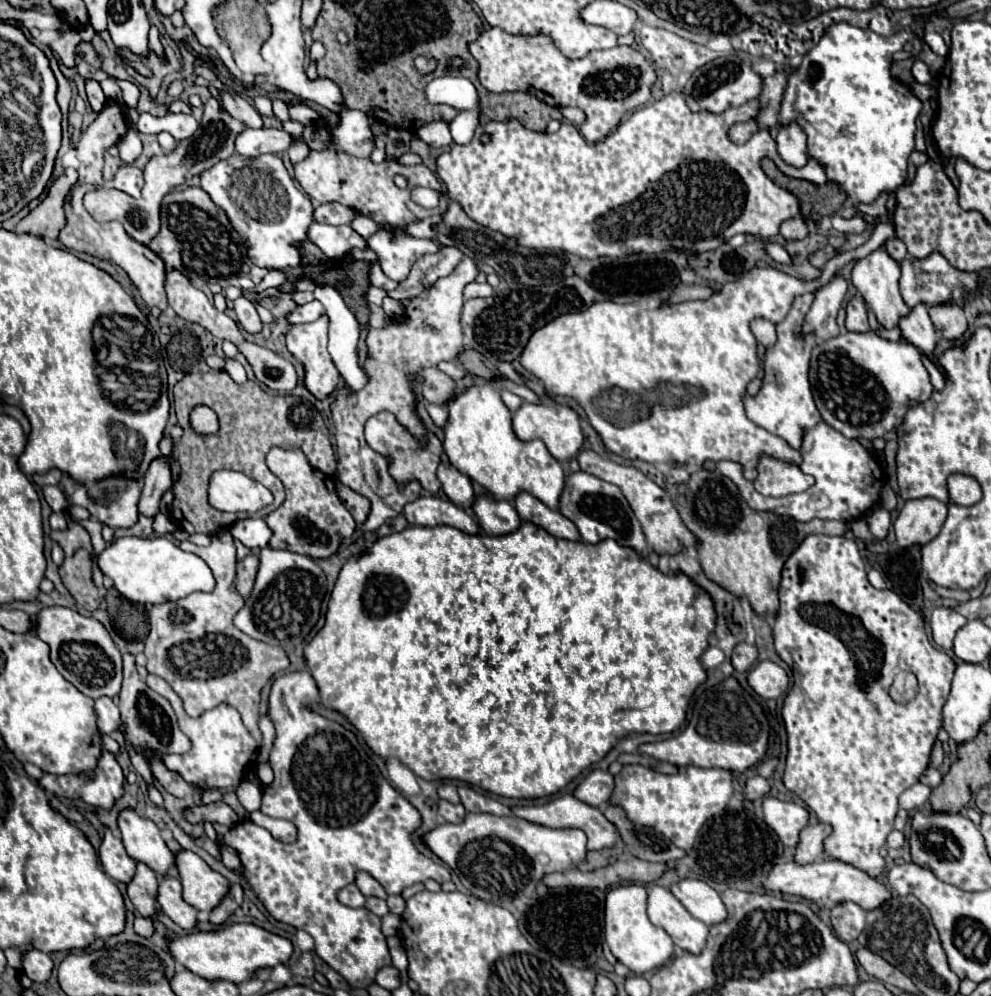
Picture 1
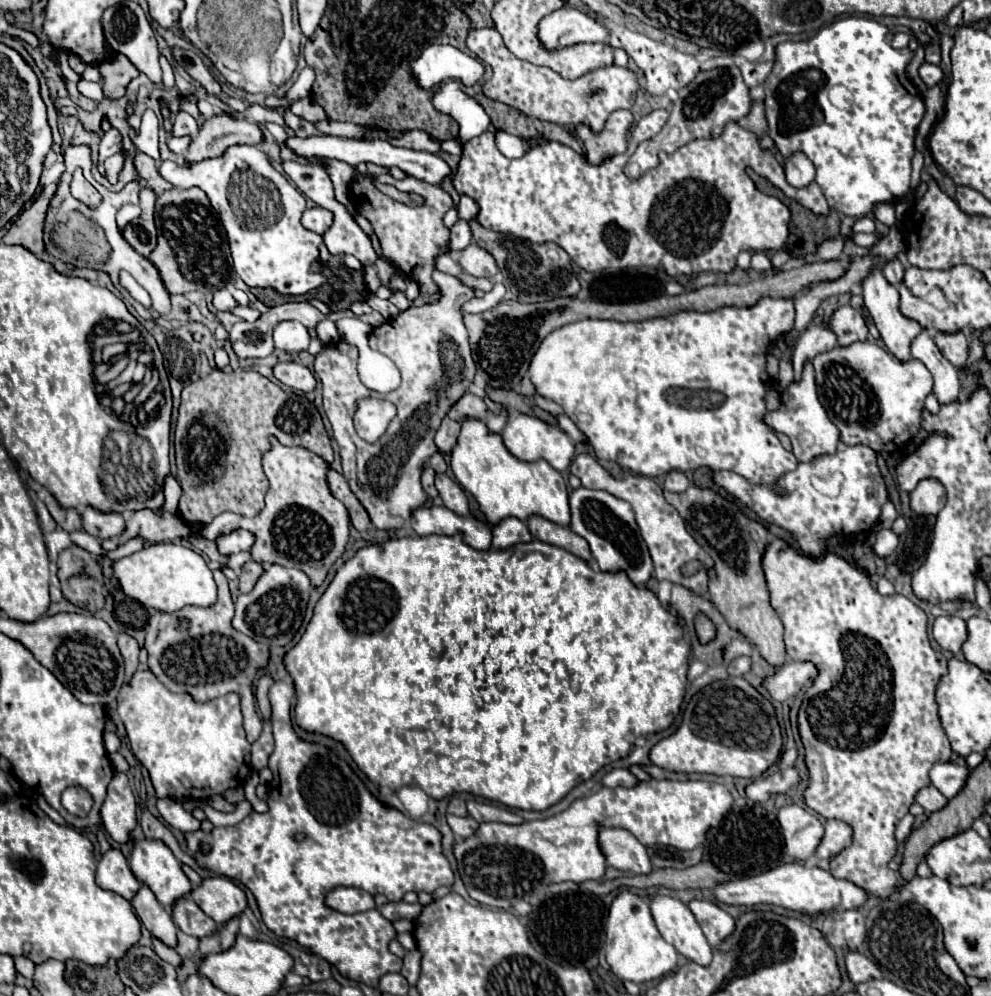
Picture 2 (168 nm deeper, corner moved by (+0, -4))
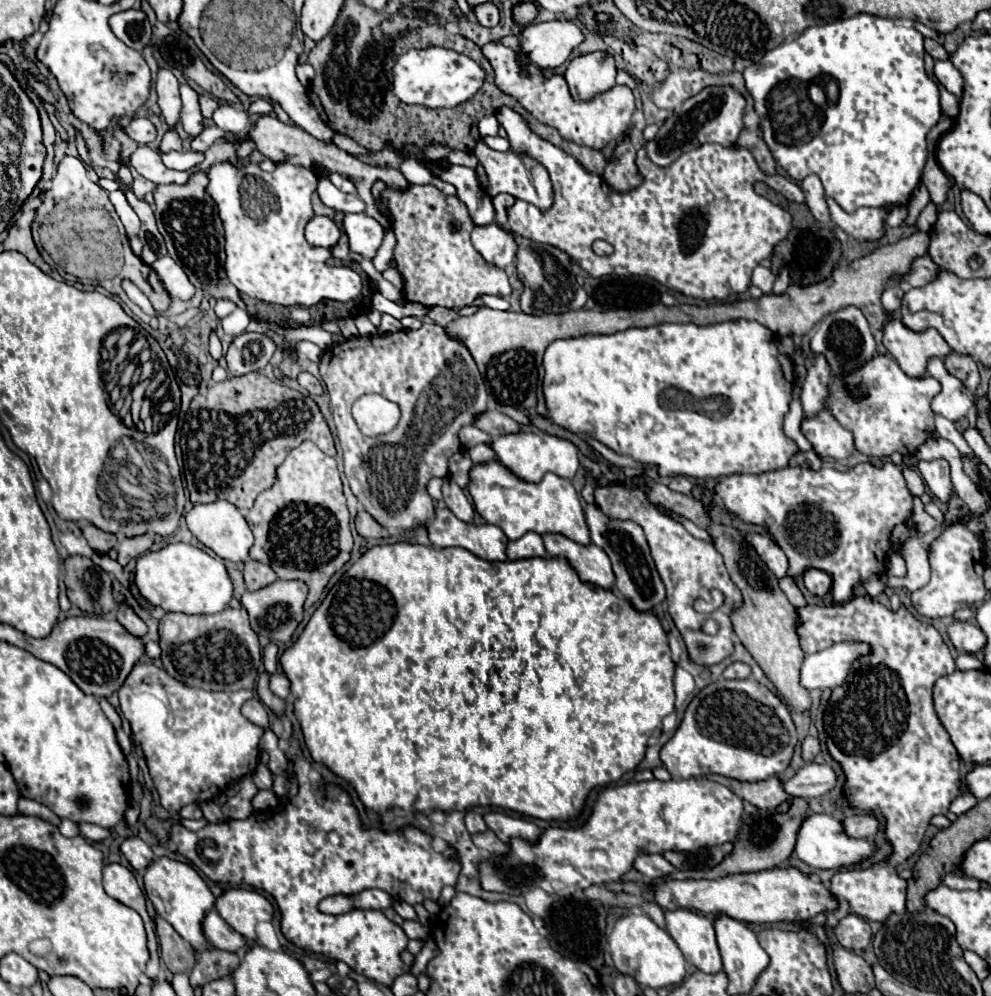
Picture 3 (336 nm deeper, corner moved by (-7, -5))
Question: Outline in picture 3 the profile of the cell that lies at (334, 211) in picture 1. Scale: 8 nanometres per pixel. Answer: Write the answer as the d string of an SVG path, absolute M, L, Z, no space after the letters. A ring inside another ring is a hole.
M314 217L306 225L306 241L314 247L332 249L338 243L338 239L340 239L340 229L328 217Z

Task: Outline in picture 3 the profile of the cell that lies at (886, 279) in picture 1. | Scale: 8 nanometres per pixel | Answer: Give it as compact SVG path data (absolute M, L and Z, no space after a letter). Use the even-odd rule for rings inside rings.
M898 315L890 317L884 327L884 347L898 361L900 369L910 377L926 377L926 363L930 357L944 359L952 349L936 333L936 329L926 329L924 333L914 333L904 327Z

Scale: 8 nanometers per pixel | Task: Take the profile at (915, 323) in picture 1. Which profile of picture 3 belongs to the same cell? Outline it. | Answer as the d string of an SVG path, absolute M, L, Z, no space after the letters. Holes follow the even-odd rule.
M934 357L934 359L928 361L928 373L934 379L938 379L940 385L942 385L940 395L936 395L932 399L932 411L936 415L942 415L942 417L950 419L952 423L964 419L966 413L968 413L968 409L974 403L972 403L972 395L966 391L966 387L962 385L962 381L956 379L956 377L952 377L938 357Z

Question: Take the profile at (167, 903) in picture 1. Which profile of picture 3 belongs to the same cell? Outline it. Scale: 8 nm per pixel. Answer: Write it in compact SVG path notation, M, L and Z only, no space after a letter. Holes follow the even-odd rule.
M212 909L208 913L208 917L204 919L204 933L208 937L208 941L222 951L232 951L232 953L240 953L246 949L246 939L236 933L220 915L216 909Z

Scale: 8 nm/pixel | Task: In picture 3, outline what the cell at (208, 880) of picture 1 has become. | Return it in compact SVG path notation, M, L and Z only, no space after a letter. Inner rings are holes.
M228 889L216 901L216 911L220 917L236 929L240 935L256 941L256 925L274 919L272 903L256 891L248 889Z

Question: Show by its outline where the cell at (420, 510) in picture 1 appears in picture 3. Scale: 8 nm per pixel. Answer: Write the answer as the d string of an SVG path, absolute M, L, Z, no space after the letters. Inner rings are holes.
M438 509L436 517L432 521L426 523L428 527L428 533L430 533L430 541L434 547L438 549L444 549L444 547L462 547L470 553L474 553L476 557L484 559L484 561L506 561L506 545L508 545L508 539L506 535L502 533L500 527L496 525L472 525L472 523L464 523L460 521L450 509Z

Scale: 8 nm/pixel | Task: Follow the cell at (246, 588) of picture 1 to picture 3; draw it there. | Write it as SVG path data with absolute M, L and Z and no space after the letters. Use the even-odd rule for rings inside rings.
M248 561L244 565L244 581L246 581L246 587L250 591L256 591L256 589L262 589L264 585L270 585L272 581L276 581L276 573L264 565L264 563L258 563L258 561Z

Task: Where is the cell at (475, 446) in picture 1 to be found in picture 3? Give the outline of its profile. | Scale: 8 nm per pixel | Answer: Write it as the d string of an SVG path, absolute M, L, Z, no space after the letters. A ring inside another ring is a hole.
M492 461L488 465L474 465L470 469L468 491L474 499L474 509L486 519L486 523L498 525L510 541L520 539L528 531L538 535L560 533L580 545L590 545L592 541L576 489L568 479L554 473L546 473L544 479L534 485L518 479L498 461Z

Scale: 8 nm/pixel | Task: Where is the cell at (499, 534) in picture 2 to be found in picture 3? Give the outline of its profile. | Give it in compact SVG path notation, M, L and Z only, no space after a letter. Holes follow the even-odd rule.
M526 533L522 539L518 541L510 541L508 543L508 559L510 561L518 561L524 557L548 557L544 543L540 541L542 537L538 533Z

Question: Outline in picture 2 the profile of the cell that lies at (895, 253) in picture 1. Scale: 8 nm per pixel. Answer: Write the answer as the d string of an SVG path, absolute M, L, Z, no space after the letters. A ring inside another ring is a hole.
M899 258L891 260L891 262L885 262L883 266L883 274L885 278L891 282L891 284L899 284L903 280L903 264Z

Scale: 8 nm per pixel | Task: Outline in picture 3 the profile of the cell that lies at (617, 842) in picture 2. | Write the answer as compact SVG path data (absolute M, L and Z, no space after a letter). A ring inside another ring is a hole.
M640 855L634 861L634 867L640 873L644 873L650 881L662 879L662 877L668 877L670 873L674 873L674 865L670 861L666 861L662 855Z

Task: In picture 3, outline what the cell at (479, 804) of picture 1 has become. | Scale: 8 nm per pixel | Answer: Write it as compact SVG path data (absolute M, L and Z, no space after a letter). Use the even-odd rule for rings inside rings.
M498 811L486 813L484 821L486 821L488 829L494 831L496 837L502 839L504 843L508 843L512 837L520 837L520 839L532 843L532 841L538 841L538 837L542 833L532 821L522 819L522 817L512 817L506 813L498 813Z

